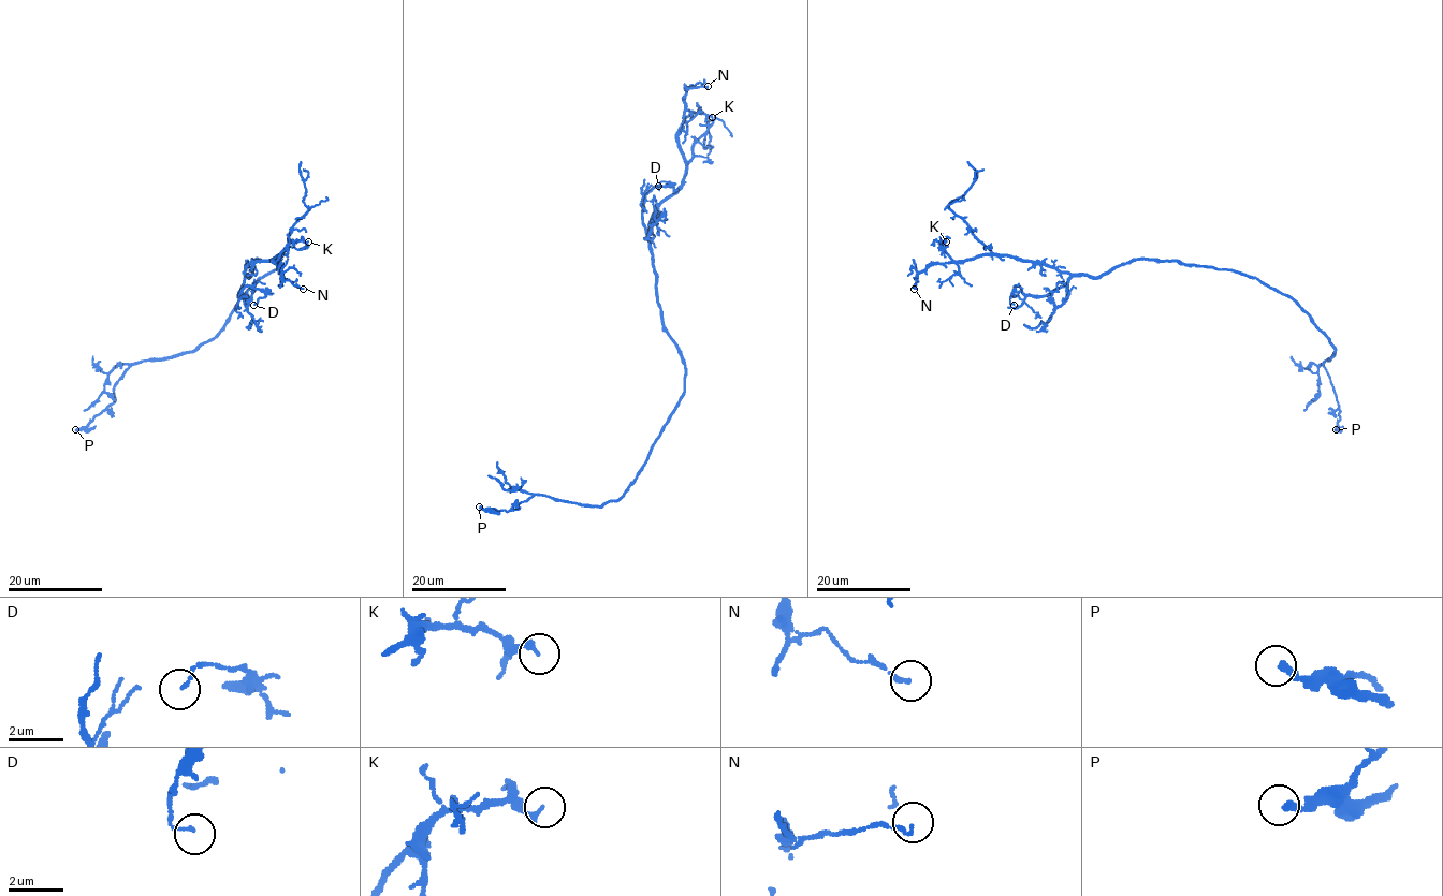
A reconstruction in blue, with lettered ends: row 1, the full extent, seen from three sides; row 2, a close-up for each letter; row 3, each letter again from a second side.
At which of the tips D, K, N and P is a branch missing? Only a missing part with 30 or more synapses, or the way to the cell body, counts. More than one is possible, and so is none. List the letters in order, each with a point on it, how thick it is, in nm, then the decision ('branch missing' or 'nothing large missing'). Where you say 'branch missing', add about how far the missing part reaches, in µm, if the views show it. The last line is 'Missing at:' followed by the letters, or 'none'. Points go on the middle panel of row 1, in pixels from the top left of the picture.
D: (658, 186) | 120 nm | nothing large missing
K: (712, 117) | 220 nm | nothing large missing
N: (708, 86) | 130 nm | nothing large missing
P: (479, 507) | 280 nm | nothing large missing
Missing at: none

